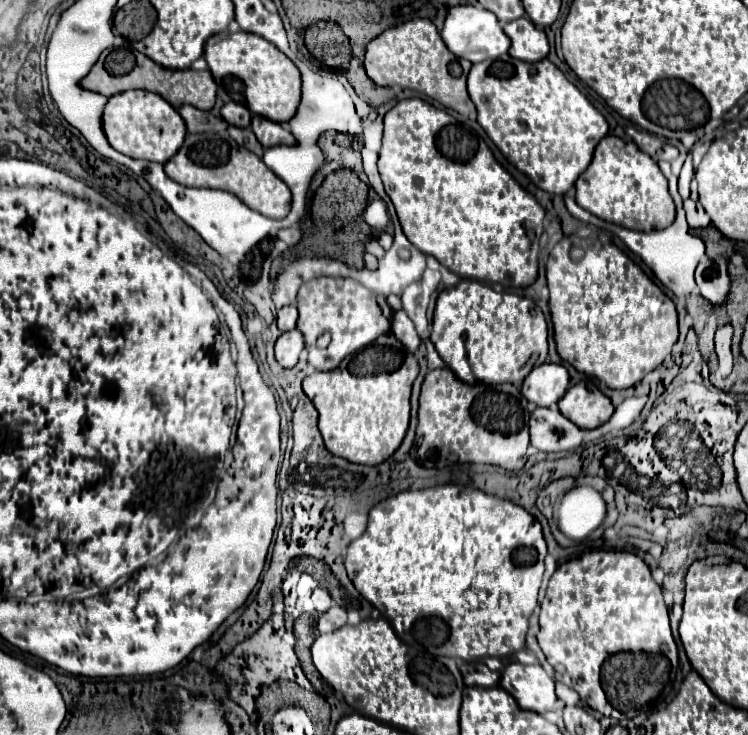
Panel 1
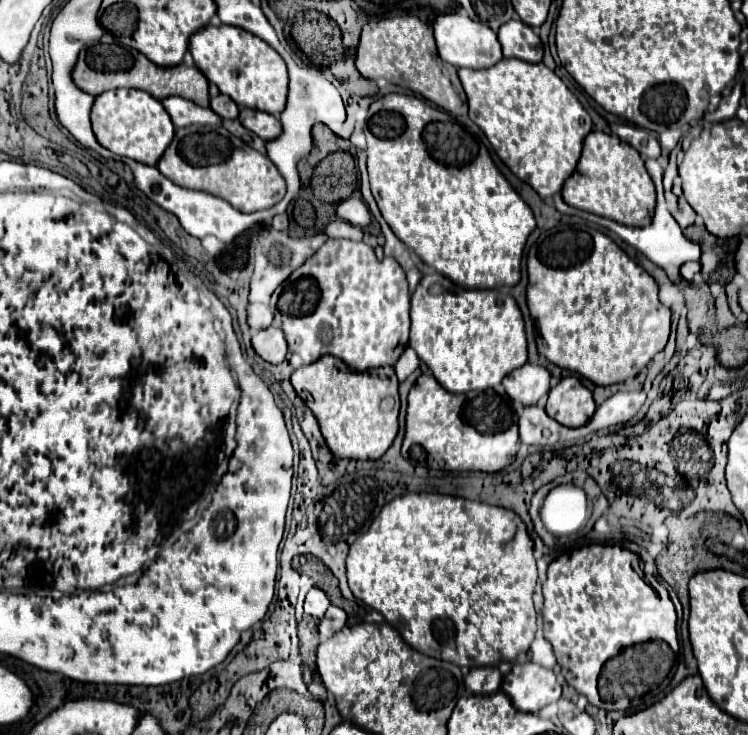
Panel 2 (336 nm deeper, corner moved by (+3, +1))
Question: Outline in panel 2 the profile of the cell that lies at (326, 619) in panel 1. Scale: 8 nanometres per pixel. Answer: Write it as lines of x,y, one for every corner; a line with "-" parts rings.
330,605
325,613
325,617
319,623
319,635
321,641
329,639
331,635
335,635
337,631
341,631
347,623
347,613
343,609
335,605

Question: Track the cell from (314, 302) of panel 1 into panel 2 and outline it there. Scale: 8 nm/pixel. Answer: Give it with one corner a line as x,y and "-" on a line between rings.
329,239
307,263
295,273
295,281
285,287
279,297
277,311
285,315
275,319
285,331
289,349
303,357
305,363
317,361
321,355
333,355
351,367
361,371
395,365
409,339
409,291
407,279
399,263
391,257
377,259
375,251
365,243
353,243
345,239

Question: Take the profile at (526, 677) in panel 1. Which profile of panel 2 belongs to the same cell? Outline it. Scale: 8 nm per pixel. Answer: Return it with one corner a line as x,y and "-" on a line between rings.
515,663
511,671
503,677
503,693
509,695
513,705
525,713
537,713
545,705
561,697
561,685
551,669
537,663

